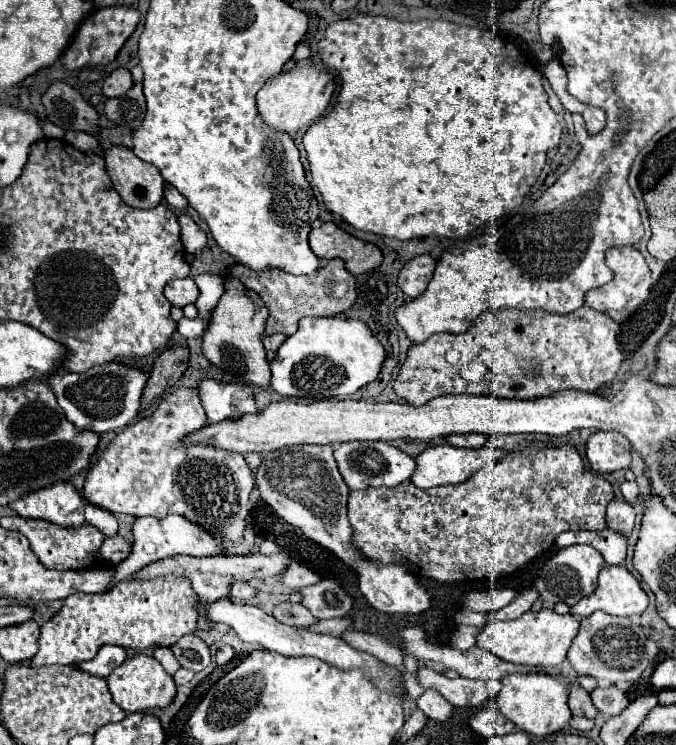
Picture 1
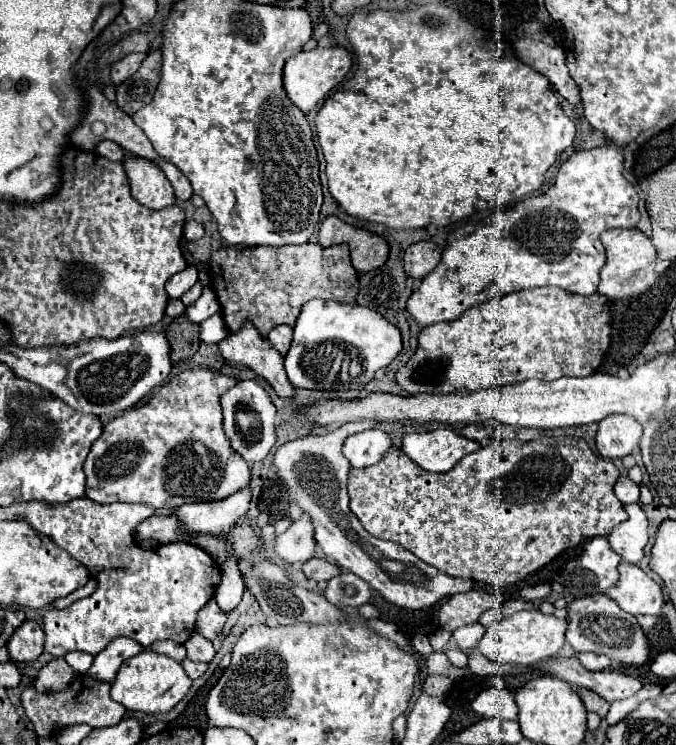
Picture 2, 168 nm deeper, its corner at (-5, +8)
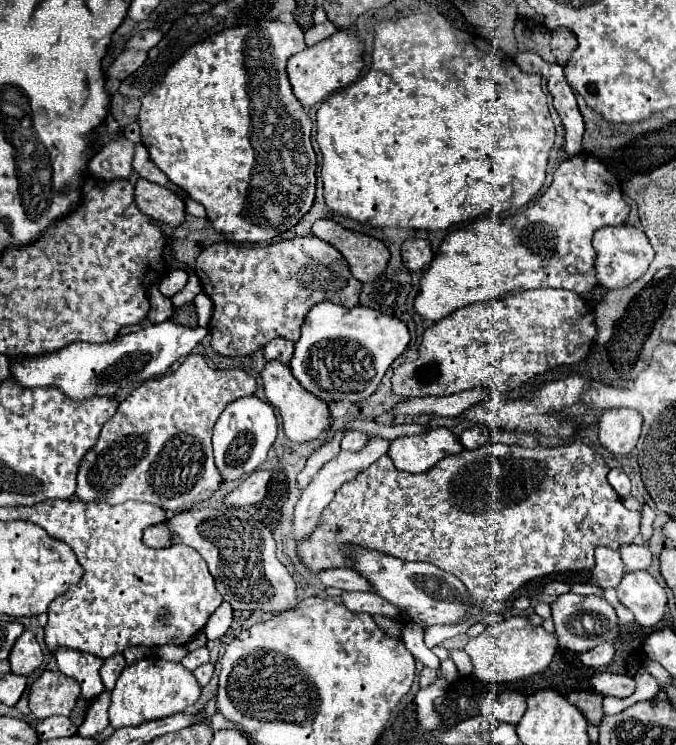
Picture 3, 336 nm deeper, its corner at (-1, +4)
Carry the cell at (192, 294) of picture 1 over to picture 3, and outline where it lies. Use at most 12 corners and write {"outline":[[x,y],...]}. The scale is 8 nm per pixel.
{"outline":[[184,270],[172,272],[160,282],[158,290],[164,296],[186,286],[188,274]]}

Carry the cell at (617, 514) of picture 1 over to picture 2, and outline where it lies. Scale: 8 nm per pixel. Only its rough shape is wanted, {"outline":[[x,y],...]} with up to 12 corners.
{"outline":[[618,478],[614,492],[622,504],[638,502],[640,486]]}

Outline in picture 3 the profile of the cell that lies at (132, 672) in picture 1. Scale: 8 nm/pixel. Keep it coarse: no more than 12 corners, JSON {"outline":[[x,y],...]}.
{"outline":[[142,658],[116,680],[110,726],[182,712],[200,686],[182,664]]}

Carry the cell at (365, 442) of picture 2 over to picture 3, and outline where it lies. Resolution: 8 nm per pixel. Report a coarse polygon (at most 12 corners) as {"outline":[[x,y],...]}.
{"outline":[[348,432],[342,438],[342,450],[358,452],[366,446],[368,436]]}

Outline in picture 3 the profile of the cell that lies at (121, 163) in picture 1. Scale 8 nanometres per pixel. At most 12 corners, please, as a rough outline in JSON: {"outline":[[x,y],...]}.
{"outline":[[146,178],[134,200],[140,212],[178,226],[184,200]]}

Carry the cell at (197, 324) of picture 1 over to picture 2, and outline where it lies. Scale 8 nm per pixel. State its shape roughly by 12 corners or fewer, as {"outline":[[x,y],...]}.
{"outline":[[204,288],[186,316],[200,324],[220,310],[214,292]]}

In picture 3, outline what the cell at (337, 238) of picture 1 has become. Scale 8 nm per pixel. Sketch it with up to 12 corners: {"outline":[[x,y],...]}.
{"outline":[[316,220],[312,234],[338,248],[360,282],[376,280],[390,252],[380,240]]}

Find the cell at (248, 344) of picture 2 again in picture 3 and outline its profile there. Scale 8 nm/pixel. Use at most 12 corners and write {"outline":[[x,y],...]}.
{"outline":[[266,362],[262,384],[294,442],[328,426],[328,404],[306,392],[290,368]]}

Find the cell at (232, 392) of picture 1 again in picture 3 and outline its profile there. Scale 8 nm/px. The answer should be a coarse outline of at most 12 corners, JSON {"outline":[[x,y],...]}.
{"outline":[[254,394],[214,426],[222,478],[258,470],[274,444],[274,408]]}

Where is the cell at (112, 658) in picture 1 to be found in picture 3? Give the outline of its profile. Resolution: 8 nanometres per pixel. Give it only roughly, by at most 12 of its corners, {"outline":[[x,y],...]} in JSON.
{"outline":[[120,654],[104,660],[100,678],[106,690],[114,688],[126,660]]}

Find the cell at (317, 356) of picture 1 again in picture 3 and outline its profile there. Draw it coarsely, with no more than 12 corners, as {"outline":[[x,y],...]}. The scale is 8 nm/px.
{"outline":[[320,302],[290,370],[328,404],[376,392],[410,334],[366,306]]}

